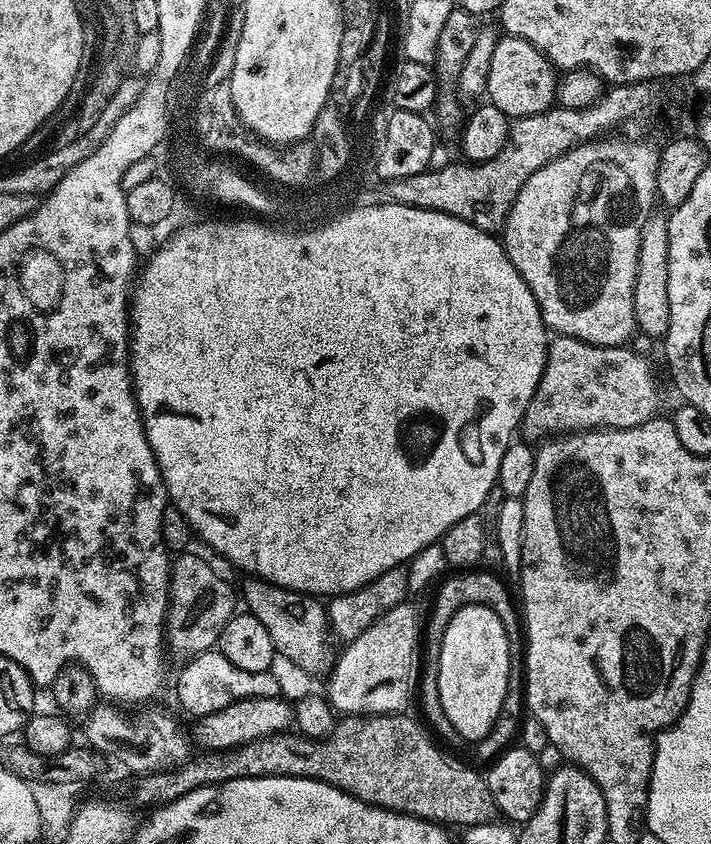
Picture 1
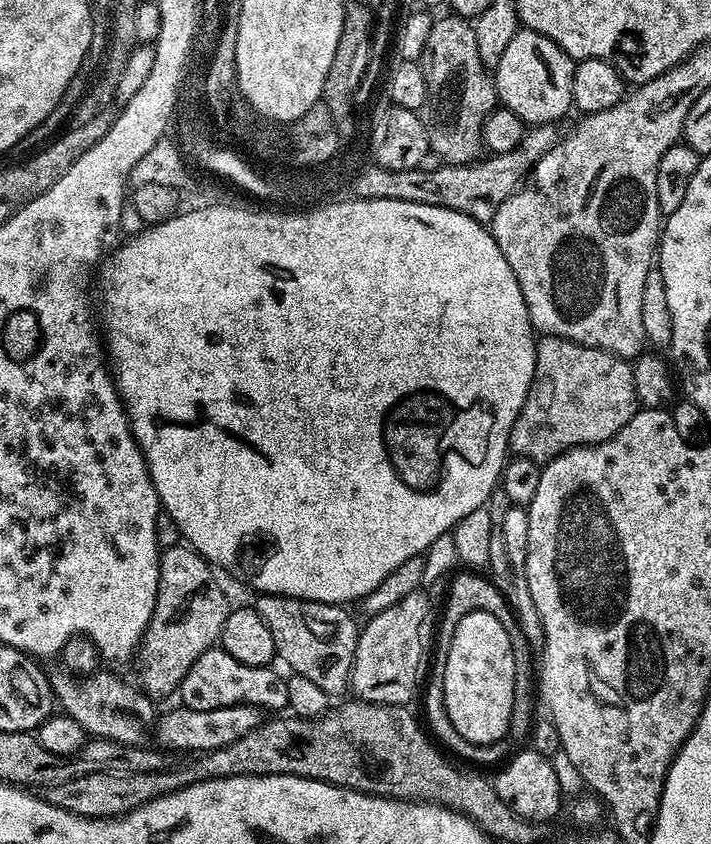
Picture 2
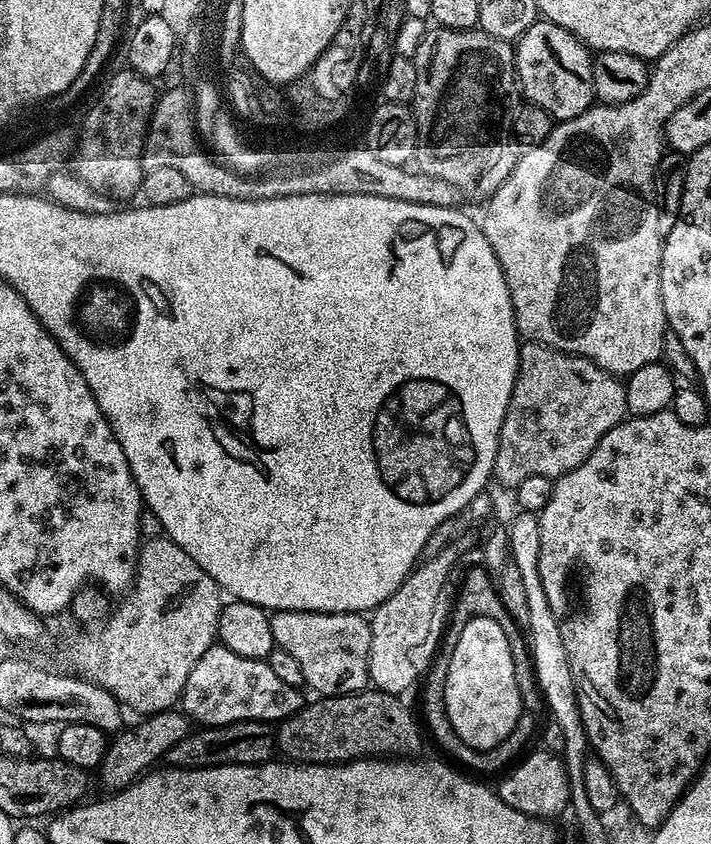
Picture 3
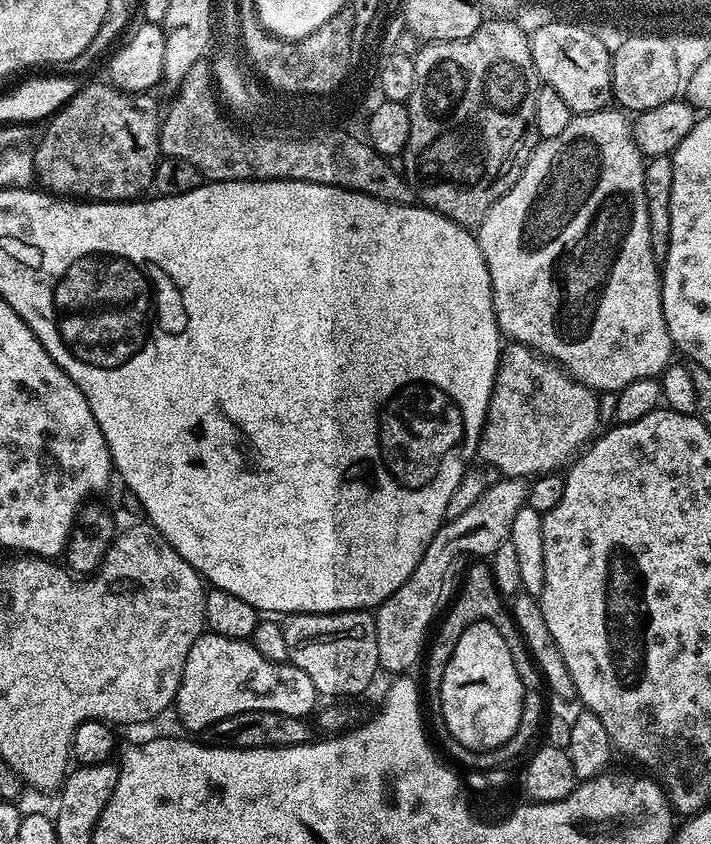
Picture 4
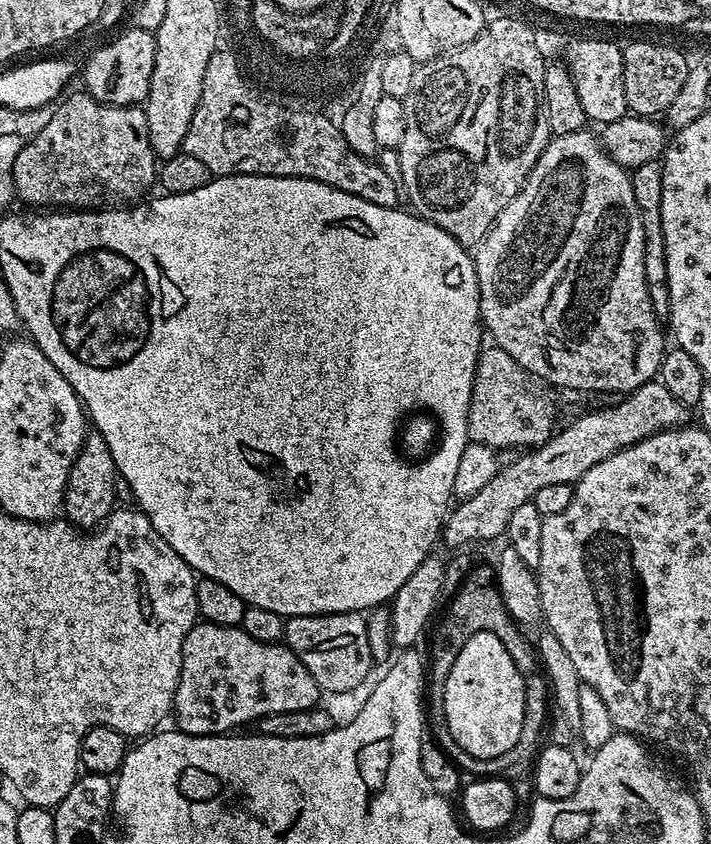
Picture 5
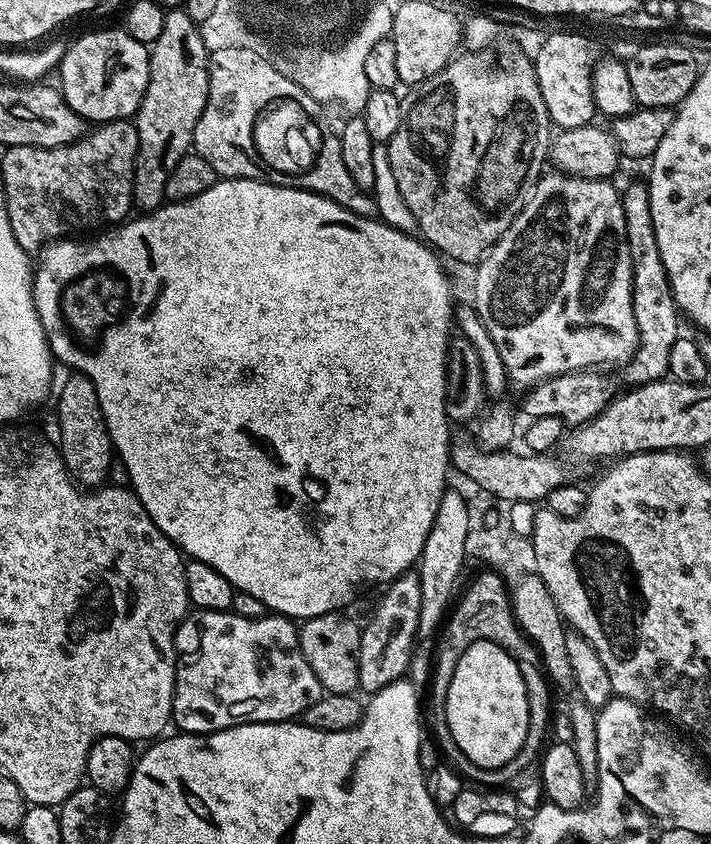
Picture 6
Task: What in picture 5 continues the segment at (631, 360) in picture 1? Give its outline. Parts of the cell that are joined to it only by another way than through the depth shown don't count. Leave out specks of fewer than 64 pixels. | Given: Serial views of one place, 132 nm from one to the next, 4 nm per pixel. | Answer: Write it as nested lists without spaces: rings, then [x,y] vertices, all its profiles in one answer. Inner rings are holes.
[[[495,346],[481,347],[476,377],[472,382],[472,400],[468,406],[468,438],[471,443],[485,444],[497,450],[531,450],[545,444],[554,435],[556,412],[551,402],[544,396],[535,396],[524,385],[524,379],[524,369],[506,354],[506,350]]]

